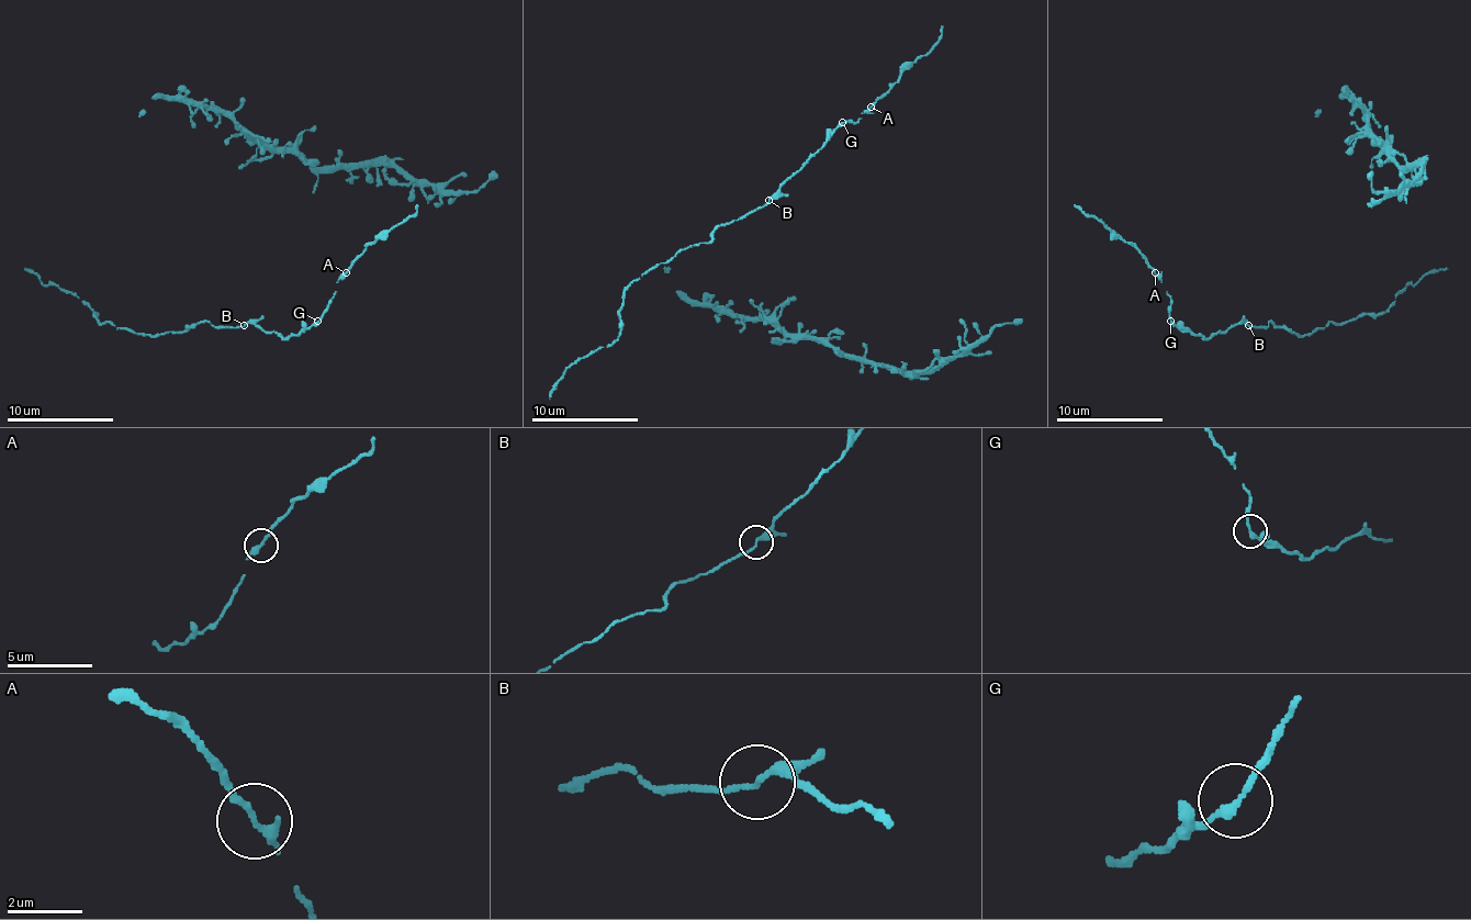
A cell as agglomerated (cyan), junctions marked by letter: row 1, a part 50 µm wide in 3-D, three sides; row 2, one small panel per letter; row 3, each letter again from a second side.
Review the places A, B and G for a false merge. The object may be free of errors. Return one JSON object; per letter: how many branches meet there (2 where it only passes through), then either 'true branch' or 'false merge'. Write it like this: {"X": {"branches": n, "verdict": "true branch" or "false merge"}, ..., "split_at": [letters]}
{"A": {"branches": 2, "verdict": "true branch"}, "B": {"branches": 2, "verdict": "true branch"}, "G": {"branches": 2, "verdict": "true branch"}, "split_at": []}

